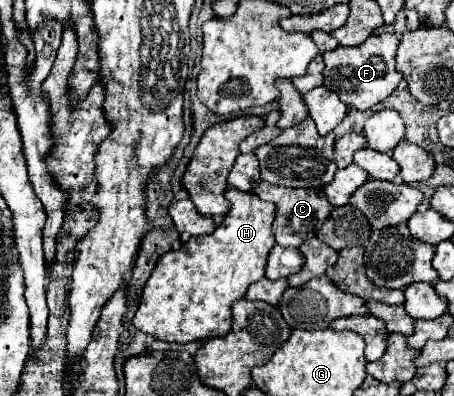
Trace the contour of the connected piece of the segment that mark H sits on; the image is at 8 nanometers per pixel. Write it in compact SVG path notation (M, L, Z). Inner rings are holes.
M229 188L225 198L231 202L225 220L207 236L191 236L179 250L163 254L153 268L141 296L141 304L133 316L133 326L145 334L151 334L157 340L165 342L193 342L207 340L213 336L225 336L231 328L231 304L245 296L249 284L265 276L267 254L275 244L271 224L275 216L275 204L265 202L253 192L241 192Z

